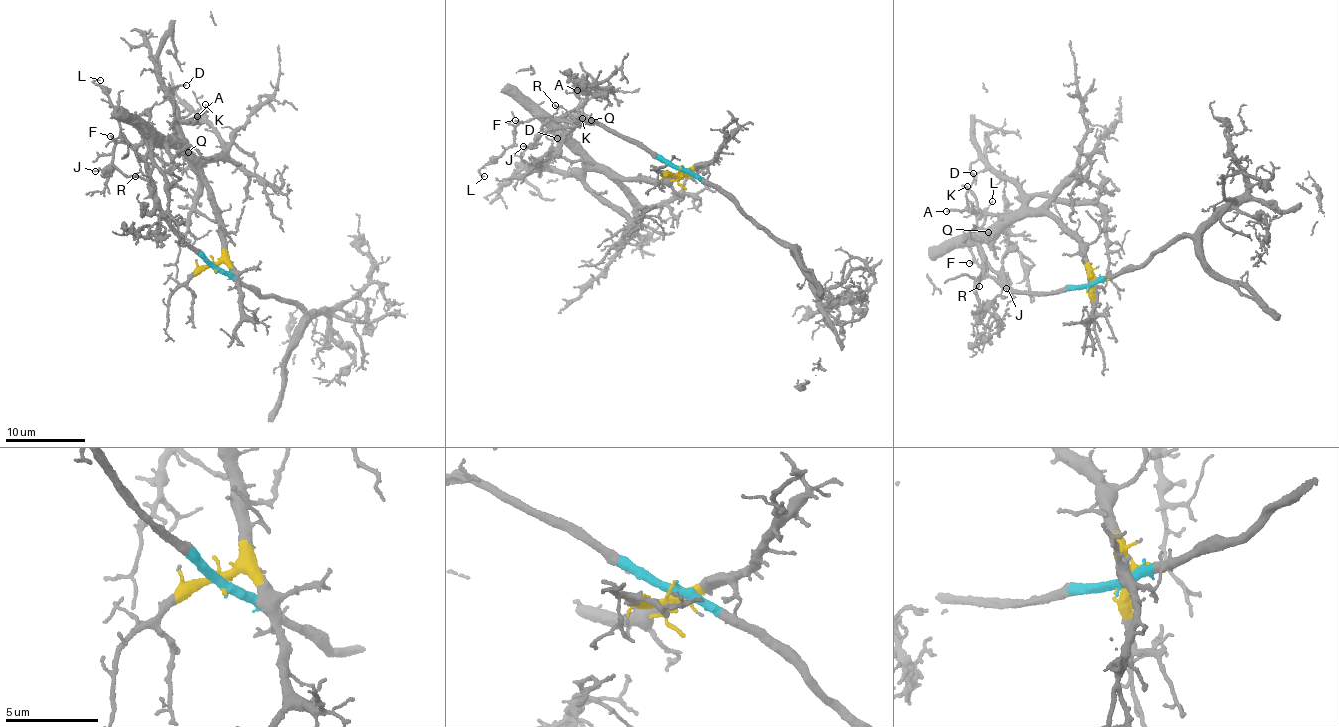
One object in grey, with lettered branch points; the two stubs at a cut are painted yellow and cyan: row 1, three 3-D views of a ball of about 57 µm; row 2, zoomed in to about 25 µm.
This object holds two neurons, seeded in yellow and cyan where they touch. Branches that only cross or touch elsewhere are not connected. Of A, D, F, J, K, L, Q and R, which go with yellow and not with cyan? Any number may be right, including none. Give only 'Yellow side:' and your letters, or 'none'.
Yellow side: A, D, K, Q

